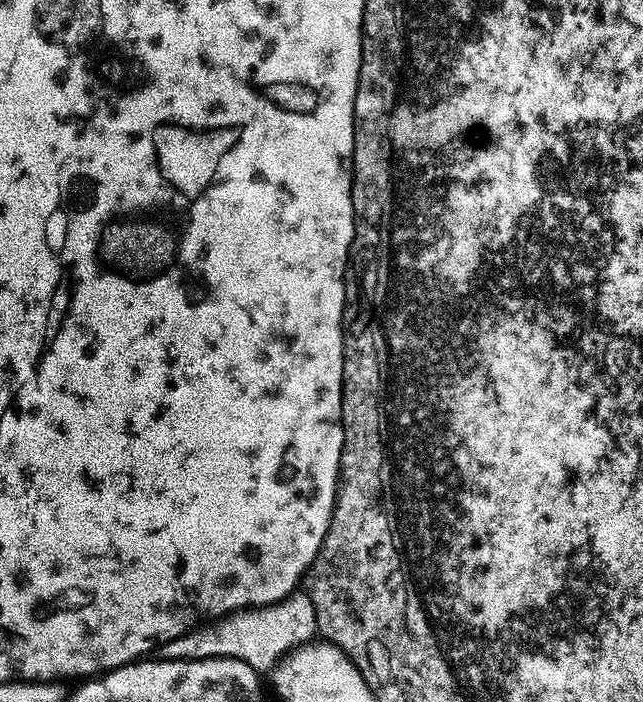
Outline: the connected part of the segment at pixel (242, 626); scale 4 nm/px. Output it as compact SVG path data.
M297 590L276 604L263 604L261 608L241 608L239 612L230 612L219 620L205 623L187 632L185 636L159 645L158 652L165 660L234 658L246 662L255 672L268 674L288 653L309 643L316 635L314 602L308 597L307 591Z

